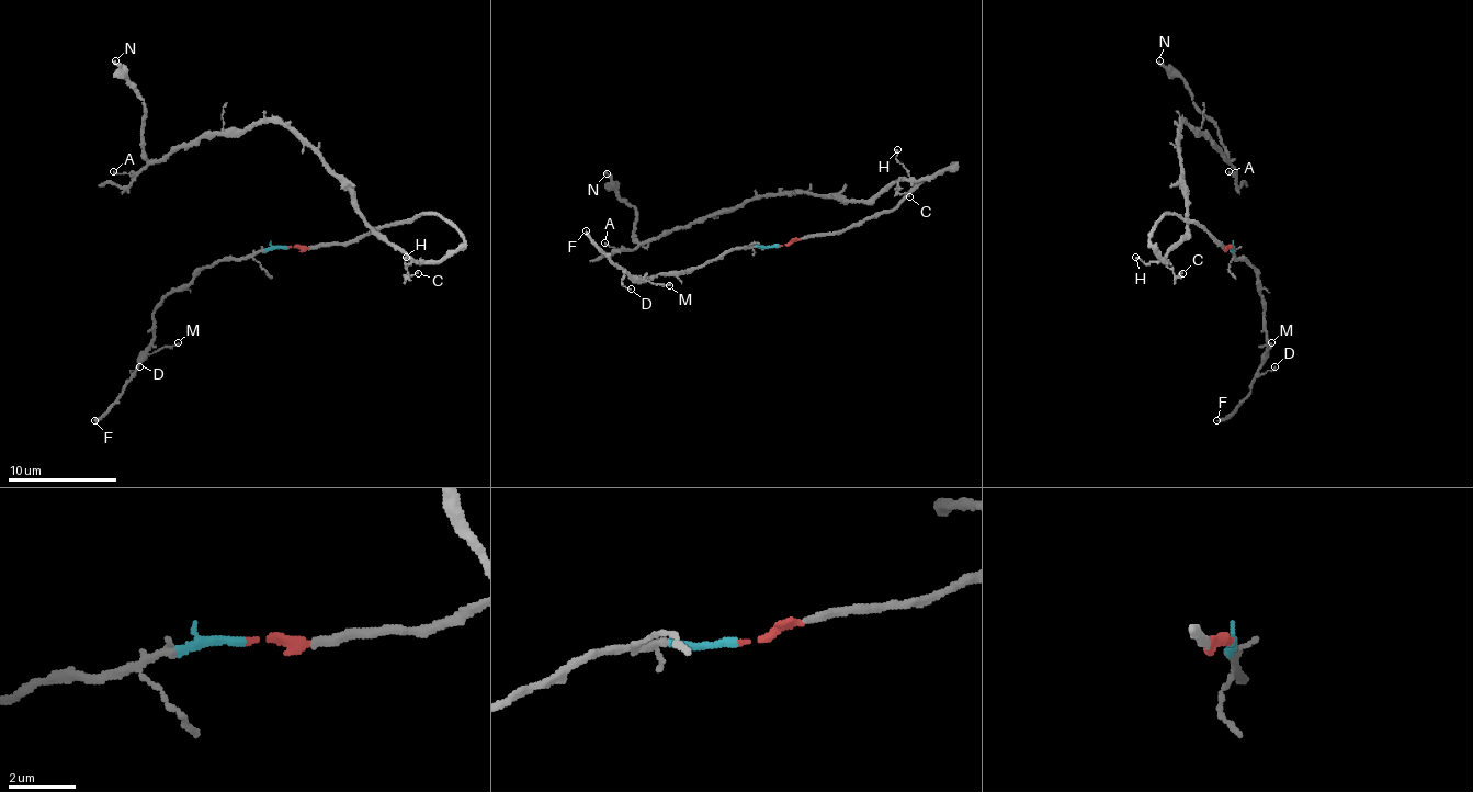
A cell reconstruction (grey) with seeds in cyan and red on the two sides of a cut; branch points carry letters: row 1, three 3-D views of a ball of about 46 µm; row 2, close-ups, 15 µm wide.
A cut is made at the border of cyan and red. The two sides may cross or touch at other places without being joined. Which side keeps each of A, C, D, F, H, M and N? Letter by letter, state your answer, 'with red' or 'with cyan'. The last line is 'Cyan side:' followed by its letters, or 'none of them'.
A: with red
C: with red
D: with cyan
F: with cyan
H: with red
M: with cyan
N: with red
Cyan side: D, F, M

